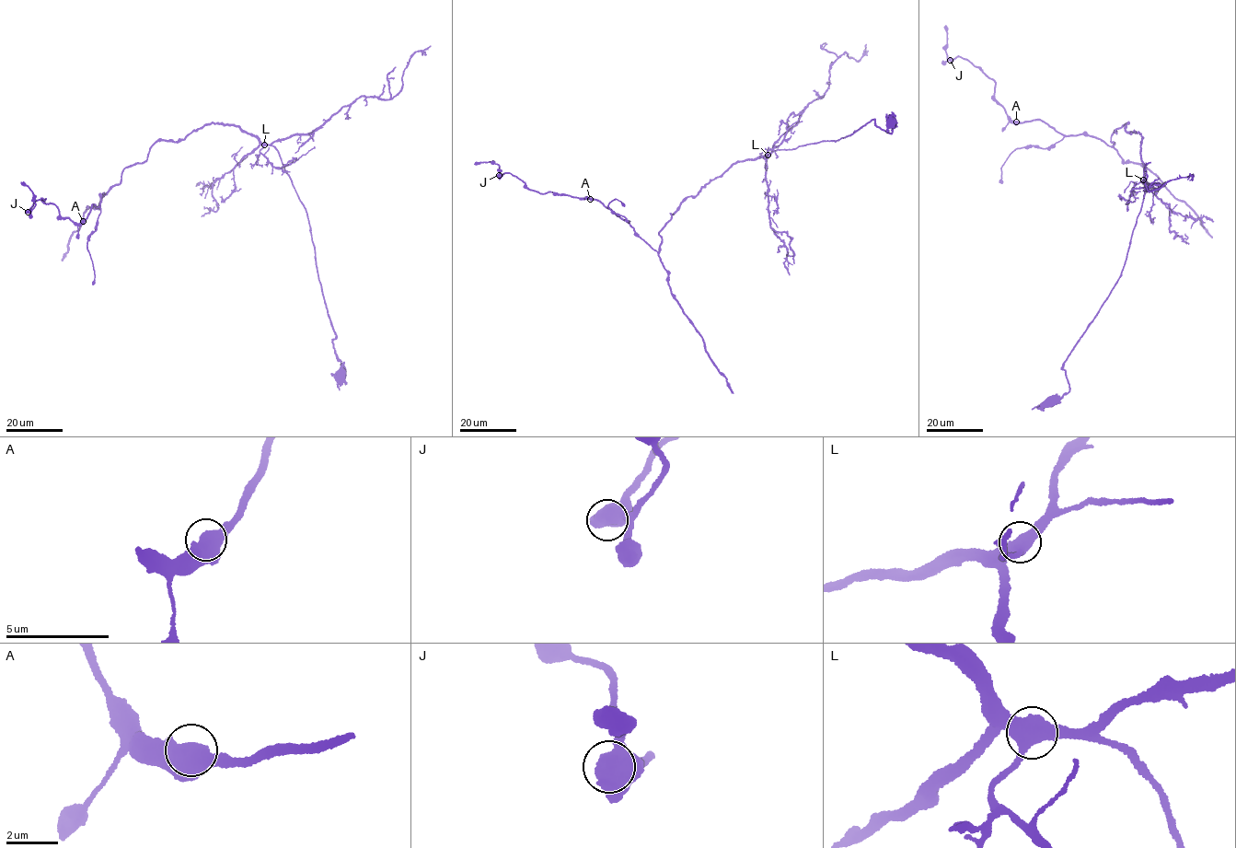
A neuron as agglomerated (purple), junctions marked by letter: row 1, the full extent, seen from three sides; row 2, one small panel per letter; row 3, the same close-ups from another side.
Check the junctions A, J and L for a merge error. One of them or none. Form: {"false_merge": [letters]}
{"false_merge": []}

